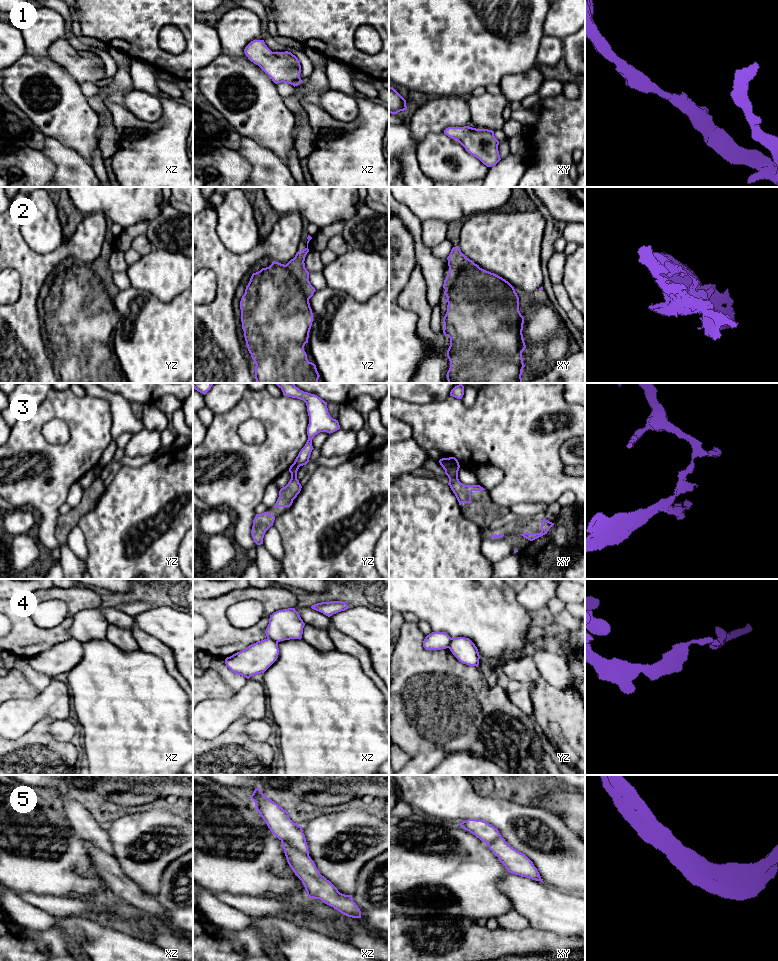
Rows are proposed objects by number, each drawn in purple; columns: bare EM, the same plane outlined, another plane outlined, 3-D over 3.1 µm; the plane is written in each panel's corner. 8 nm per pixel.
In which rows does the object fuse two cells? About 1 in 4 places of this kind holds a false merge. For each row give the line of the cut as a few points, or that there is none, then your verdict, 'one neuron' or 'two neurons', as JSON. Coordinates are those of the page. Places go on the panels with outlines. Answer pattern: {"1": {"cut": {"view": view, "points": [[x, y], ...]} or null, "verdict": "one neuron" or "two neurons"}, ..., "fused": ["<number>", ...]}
{"1": {"cut": null, "verdict": "one neuron"}, "2": {"cut": null, "verdict": "one neuron"}, "3": {"cut": {"view": "yz", "points": [[294, 462], [298, 467]]}, "verdict": "two neurons"}, "4": {"cut": {"view": "xz", "points": [[267, 637], [277, 643]]}, "verdict": "two neurons"}, "5": {"cut": null, "verdict": "one neuron"}, "fused": ["3", "4"]}

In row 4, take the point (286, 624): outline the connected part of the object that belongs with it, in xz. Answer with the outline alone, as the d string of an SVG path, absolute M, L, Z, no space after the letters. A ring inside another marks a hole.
M295 608L278 610L270 615L265 630L267 638L277 643L290 639L301 639L305 623Z

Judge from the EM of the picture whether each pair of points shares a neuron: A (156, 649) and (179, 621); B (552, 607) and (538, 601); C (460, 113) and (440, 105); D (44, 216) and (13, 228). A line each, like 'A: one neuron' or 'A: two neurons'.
A: two neurons
B: two neurons
C: one neuron
D: two neurons

